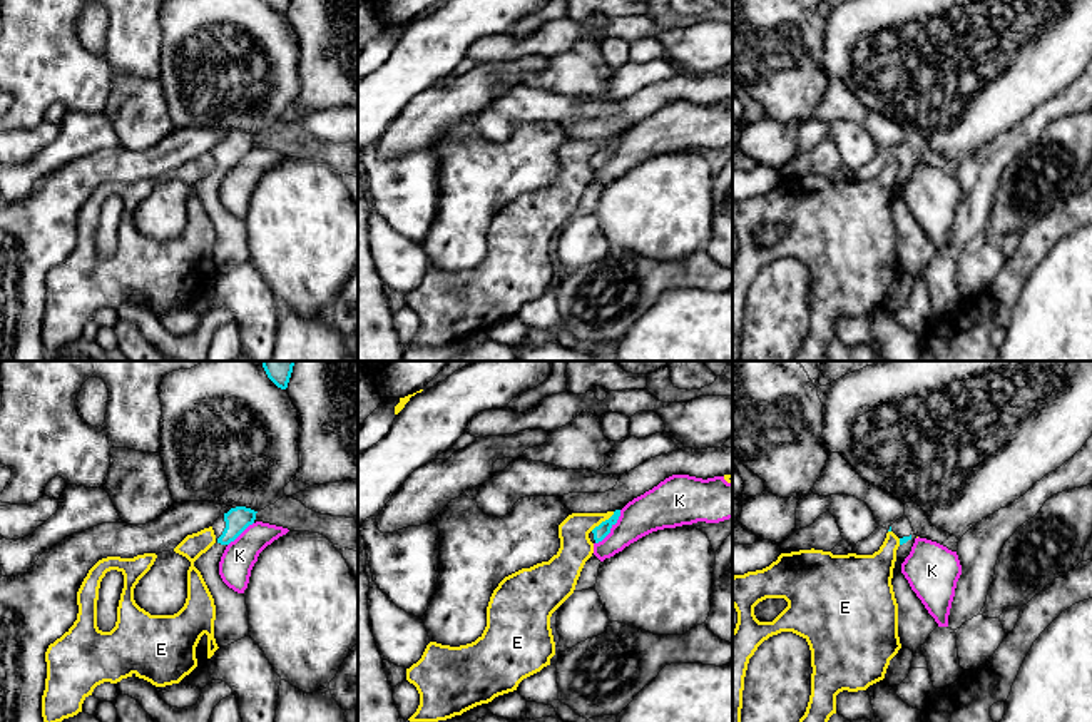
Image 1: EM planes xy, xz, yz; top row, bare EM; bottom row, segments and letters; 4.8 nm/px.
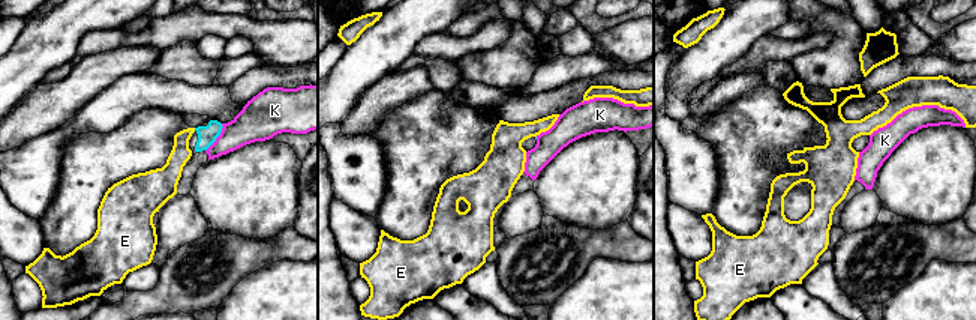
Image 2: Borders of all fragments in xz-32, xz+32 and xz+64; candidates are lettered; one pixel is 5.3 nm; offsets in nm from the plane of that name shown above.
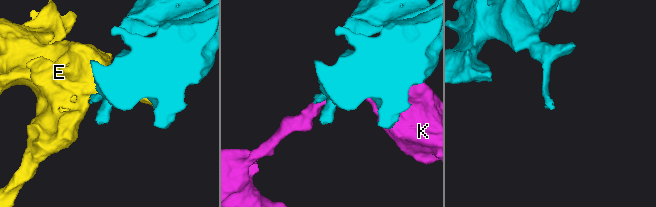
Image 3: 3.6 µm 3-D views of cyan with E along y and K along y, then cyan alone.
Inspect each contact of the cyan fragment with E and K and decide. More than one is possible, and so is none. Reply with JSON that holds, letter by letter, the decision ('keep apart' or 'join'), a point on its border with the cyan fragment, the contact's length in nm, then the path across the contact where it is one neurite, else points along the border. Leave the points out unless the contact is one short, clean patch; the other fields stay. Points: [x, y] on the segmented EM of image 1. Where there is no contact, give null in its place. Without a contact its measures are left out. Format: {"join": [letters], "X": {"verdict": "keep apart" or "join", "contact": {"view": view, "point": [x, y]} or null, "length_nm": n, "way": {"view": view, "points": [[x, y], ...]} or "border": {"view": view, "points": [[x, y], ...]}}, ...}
{"join": [], "E": {"verdict": "keep apart", "contact": {"view": "xz", "point": [602, 522]}, "length_nm": 150, "border": {"view": "xz", "points": [[614, 512], [591, 530]]}}, "K": {"verdict": "keep apart", "contact": {"view": "xz", "point": [611, 527]}, "length_nm": 200, "border": {"view": "xz", "points": [[621, 510], [616, 523], [596, 544]]}}}

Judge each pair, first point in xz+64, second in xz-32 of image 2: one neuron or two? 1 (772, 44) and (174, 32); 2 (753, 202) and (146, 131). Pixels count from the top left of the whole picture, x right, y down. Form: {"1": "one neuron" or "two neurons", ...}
{"1": "one neuron", "2": "one neuron"}

